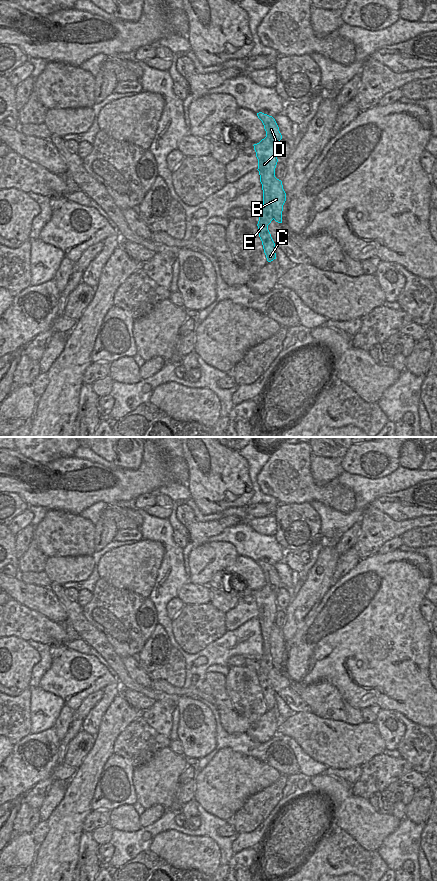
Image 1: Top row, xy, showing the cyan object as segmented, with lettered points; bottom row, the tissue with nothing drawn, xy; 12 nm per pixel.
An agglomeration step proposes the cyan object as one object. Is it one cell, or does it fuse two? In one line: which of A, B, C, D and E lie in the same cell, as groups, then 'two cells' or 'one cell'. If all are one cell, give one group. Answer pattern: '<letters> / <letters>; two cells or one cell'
A C D E / B; two cells

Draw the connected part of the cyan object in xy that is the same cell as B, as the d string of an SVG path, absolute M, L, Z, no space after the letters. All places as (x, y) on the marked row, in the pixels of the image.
M274 177L268 182L268 187L271 191L273 219L278 223L282 223L283 205L286 201L286 193L283 189L282 181Z

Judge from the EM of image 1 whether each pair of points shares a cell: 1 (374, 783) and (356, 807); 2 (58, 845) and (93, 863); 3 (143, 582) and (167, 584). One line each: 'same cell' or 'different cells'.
1: different cells
2: different cells
3: different cells

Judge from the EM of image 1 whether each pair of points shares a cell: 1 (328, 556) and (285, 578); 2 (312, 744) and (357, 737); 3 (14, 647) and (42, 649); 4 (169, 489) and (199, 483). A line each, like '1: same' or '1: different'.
1: different
2: same
3: different
4: different

